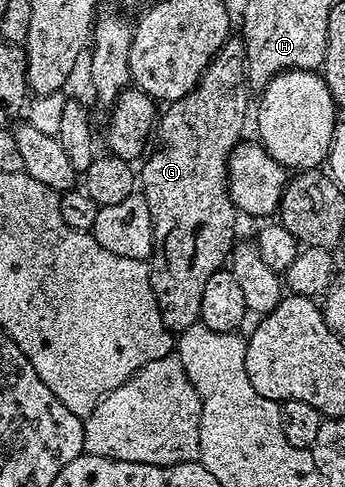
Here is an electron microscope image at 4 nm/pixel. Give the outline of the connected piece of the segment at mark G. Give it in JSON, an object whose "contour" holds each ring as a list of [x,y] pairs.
{"contour":[[[231,37],[208,64],[200,81],[189,94],[169,104],[161,112],[156,124],[156,143],[158,139],[159,147],[155,151],[153,148],[145,156],[141,164],[142,171],[140,167],[140,193],[148,201],[154,226],[154,254],[148,260],[150,284],[160,309],[160,317],[171,333],[187,331],[193,323],[199,322],[204,284],[208,282],[208,277],[212,277],[212,273],[223,270],[234,249],[236,208],[230,200],[230,187],[226,184],[226,162],[234,146],[243,138],[246,91],[246,50],[241,38]]]}

